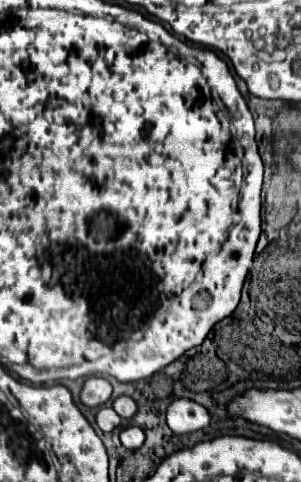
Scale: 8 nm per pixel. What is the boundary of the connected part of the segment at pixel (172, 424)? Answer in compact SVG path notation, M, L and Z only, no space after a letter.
M175 399L167 409L167 425L173 433L193 433L211 425L211 413L191 399Z

